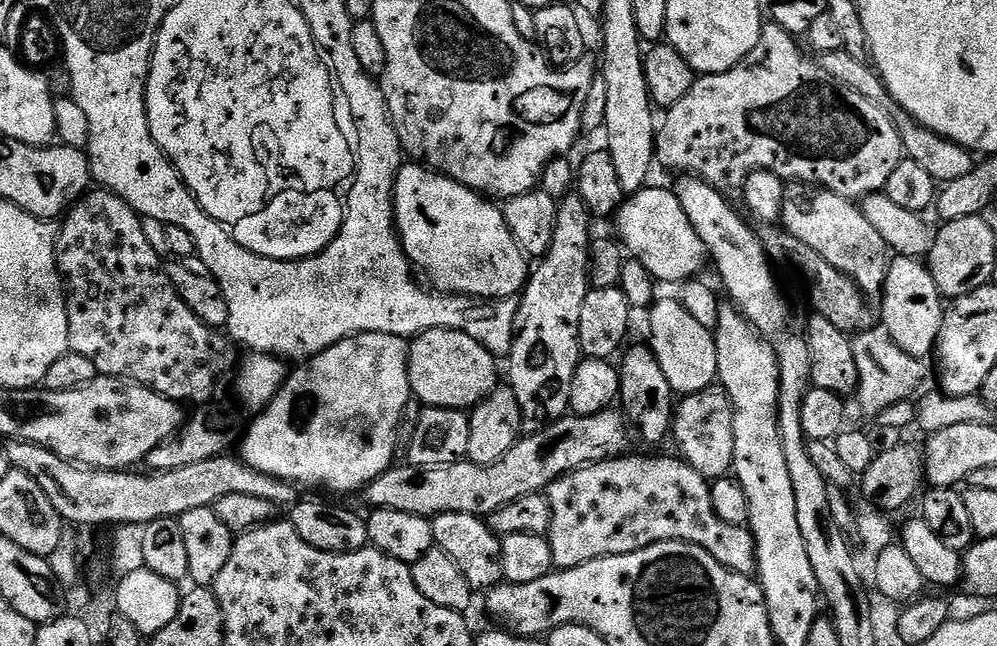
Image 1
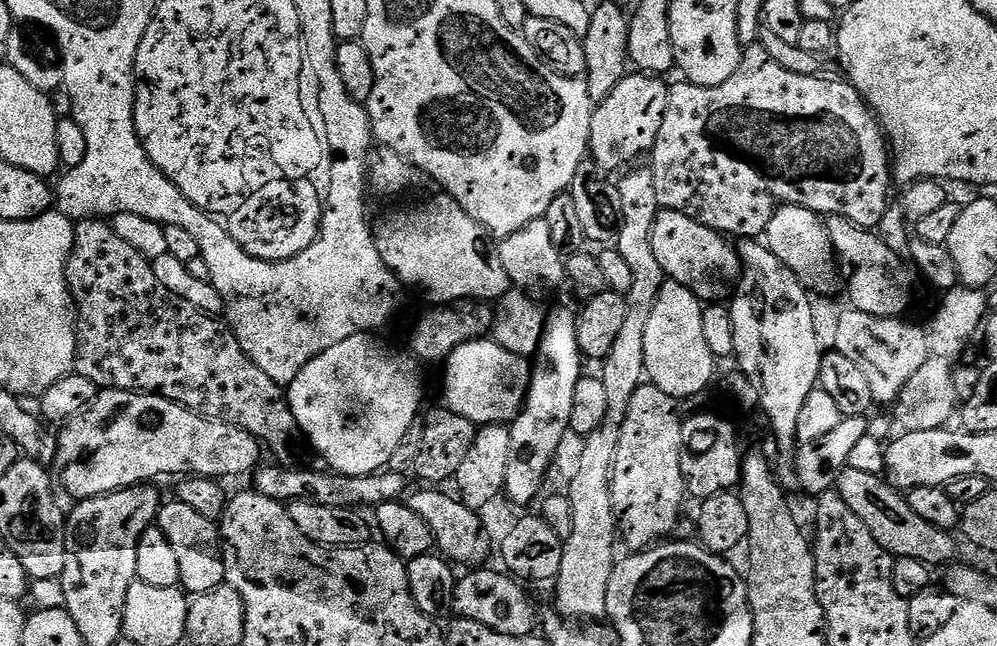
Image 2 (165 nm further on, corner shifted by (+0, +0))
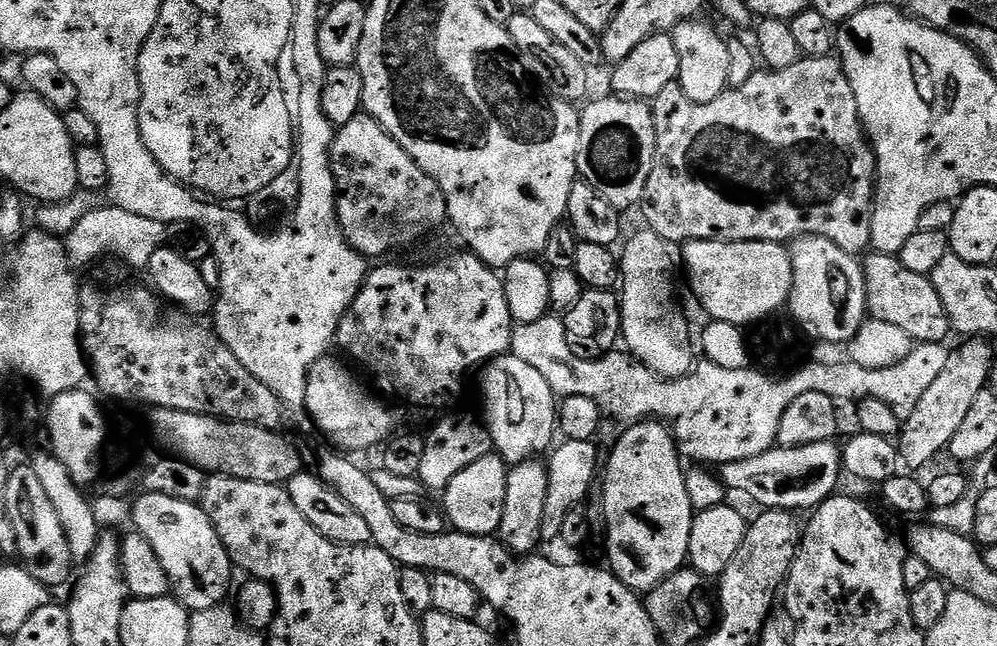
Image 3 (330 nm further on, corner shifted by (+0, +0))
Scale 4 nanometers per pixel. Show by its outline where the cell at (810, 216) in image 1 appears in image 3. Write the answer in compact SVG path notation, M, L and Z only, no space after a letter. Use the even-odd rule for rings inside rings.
M873 251L862 260L864 289L868 295L868 316L904 330L914 342L939 344L950 336L948 315L931 279L902 266L899 255Z

